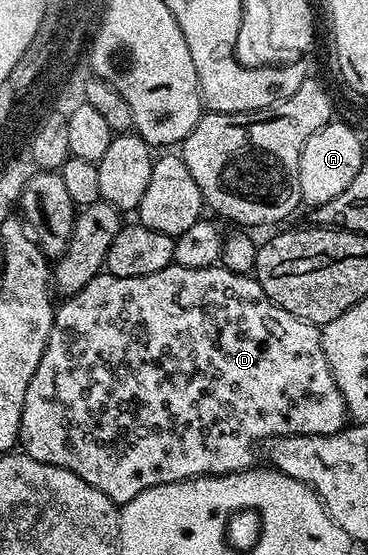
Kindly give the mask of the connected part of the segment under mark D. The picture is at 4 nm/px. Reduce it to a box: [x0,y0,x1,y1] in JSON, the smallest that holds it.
[19,263,347,507]

